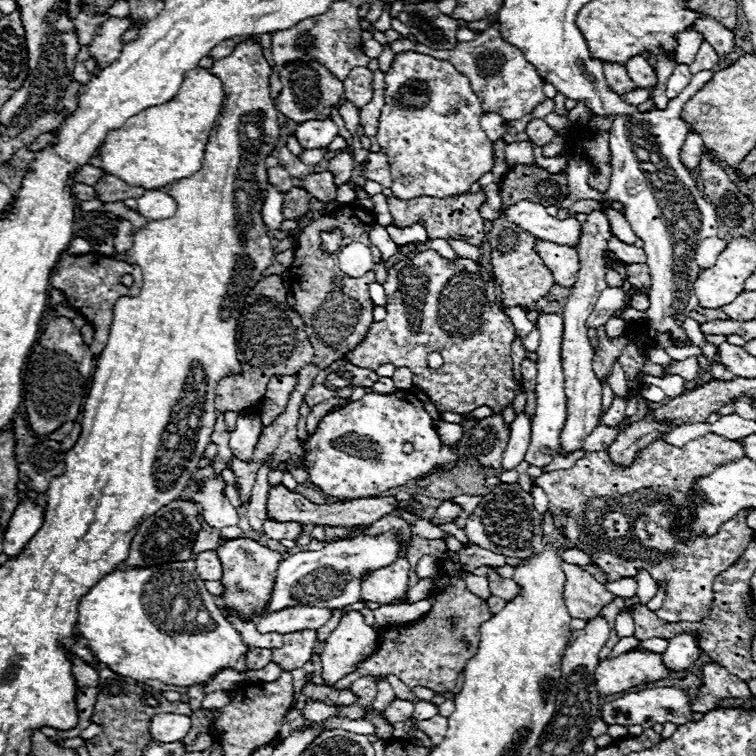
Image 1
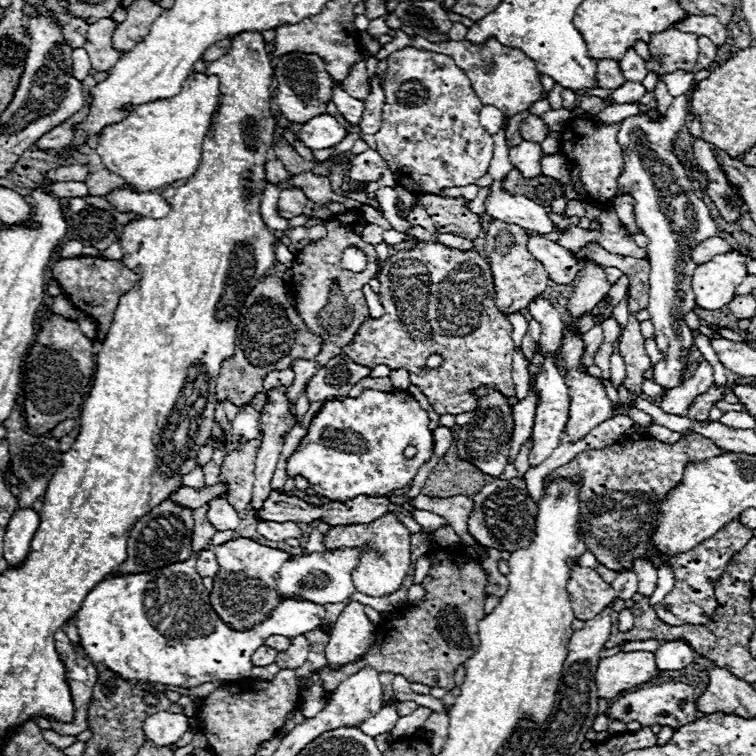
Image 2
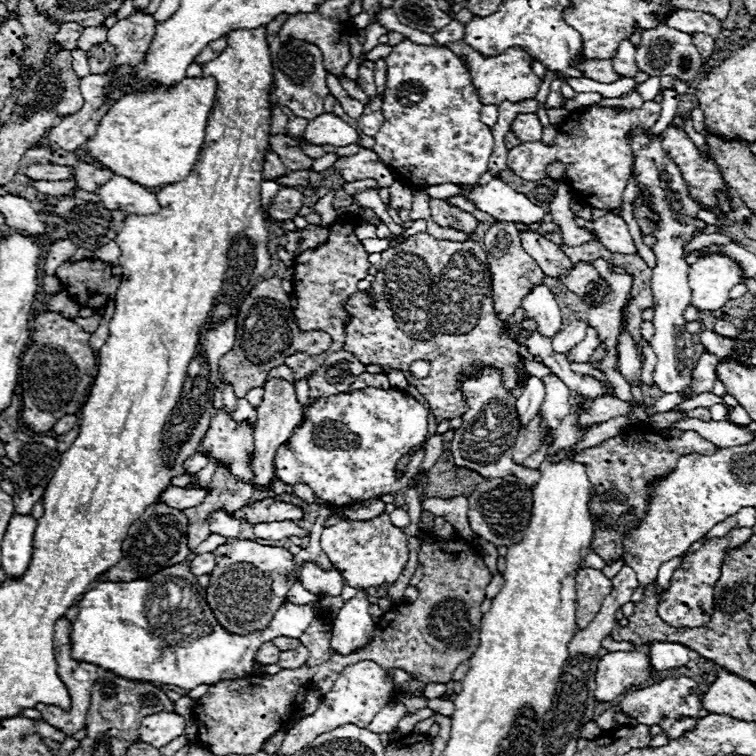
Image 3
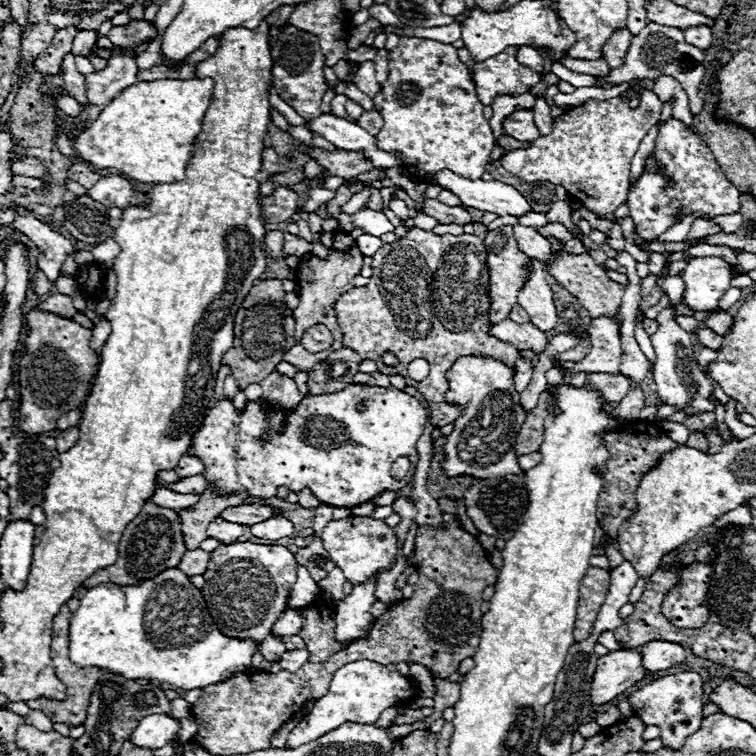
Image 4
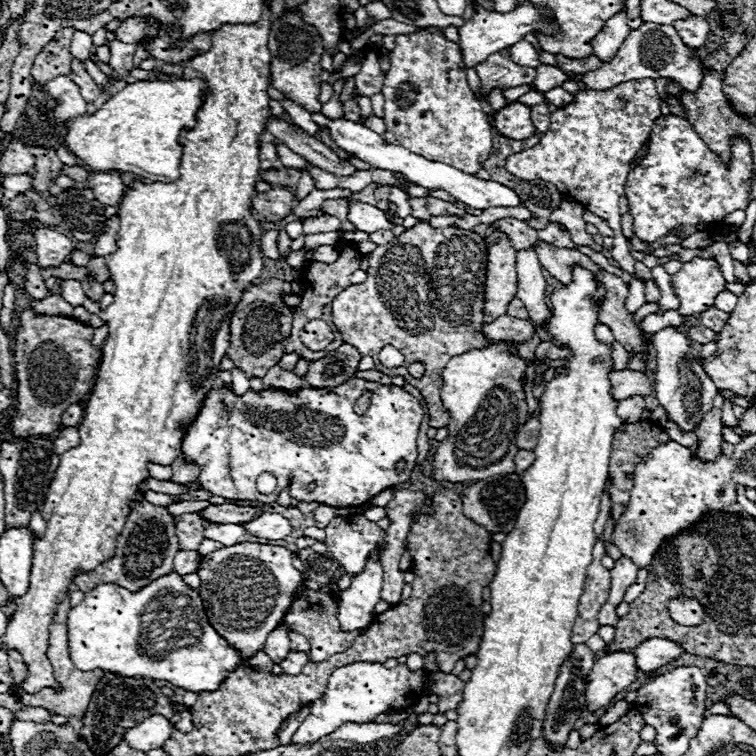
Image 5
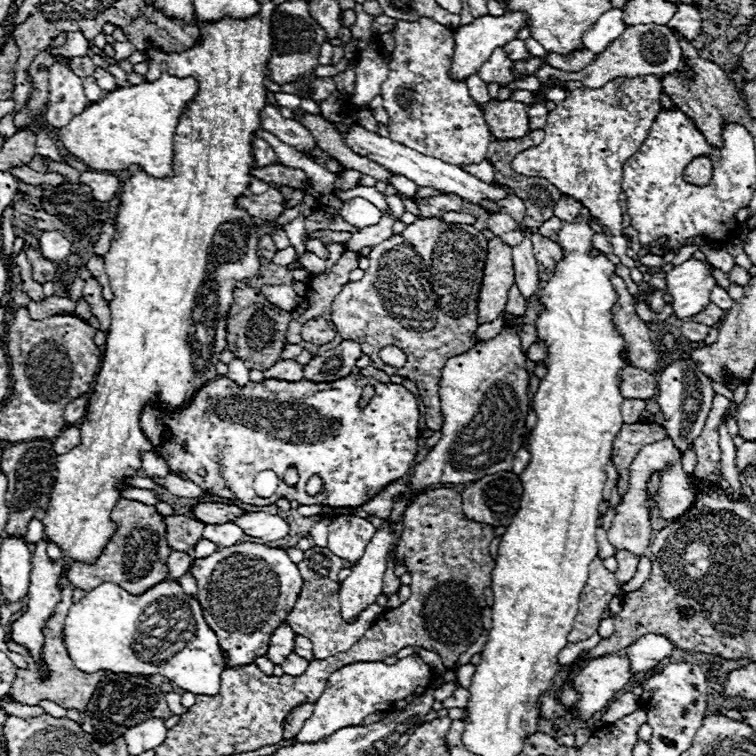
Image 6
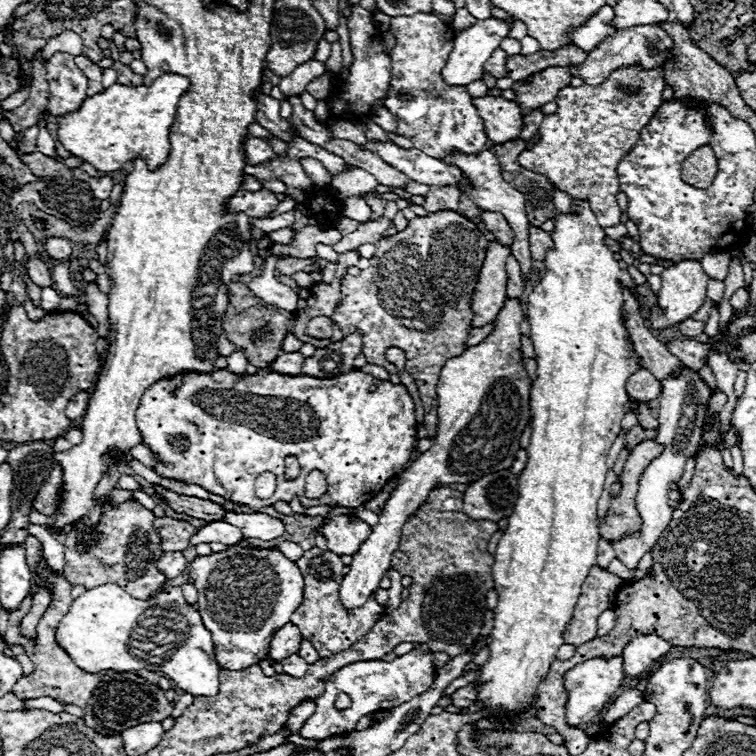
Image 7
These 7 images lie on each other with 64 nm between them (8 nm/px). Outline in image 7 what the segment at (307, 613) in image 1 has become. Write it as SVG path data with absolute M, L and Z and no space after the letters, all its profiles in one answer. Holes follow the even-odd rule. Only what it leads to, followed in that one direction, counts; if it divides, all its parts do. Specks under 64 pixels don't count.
M104 584L92 590L86 590L80 598L76 598L60 622L56 630L58 644L70 654L78 668L84 672L100 672L100 670L116 670L116 672L134 672L134 670L150 670L162 672L178 688L192 696L216 696L218 694L218 674L220 666L214 658L214 642L212 634L202 624L200 612L196 606L190 606L182 594L180 586L162 586L156 596L148 600L136 600L128 596L116 584Z

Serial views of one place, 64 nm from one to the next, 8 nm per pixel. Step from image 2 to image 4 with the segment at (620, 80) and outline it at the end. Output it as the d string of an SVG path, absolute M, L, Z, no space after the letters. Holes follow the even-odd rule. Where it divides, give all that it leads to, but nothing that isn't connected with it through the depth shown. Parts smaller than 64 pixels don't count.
M566 58L562 60L564 66L572 72L578 72L578 74L590 74L590 76L608 76L610 72L610 66L604 58L600 60L576 60L576 58Z

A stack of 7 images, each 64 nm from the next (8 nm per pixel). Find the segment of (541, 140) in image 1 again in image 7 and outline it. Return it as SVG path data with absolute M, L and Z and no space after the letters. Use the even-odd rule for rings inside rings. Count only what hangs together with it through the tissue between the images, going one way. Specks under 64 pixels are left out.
M496 96L472 98L472 102L480 110L480 116L484 120L484 130L492 144L508 142L520 136L524 128L524 116L516 102Z

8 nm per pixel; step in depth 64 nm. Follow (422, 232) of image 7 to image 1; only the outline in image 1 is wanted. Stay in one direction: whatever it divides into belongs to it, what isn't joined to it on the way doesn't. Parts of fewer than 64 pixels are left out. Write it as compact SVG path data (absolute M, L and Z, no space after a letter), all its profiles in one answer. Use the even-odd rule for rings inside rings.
M422 250L414 258L400 258L398 264L388 270L384 290L388 316L382 322L374 322L362 344L348 354L348 360L354 366L368 370L376 370L382 364L410 368L414 374L414 384L426 390L428 398L440 412L466 414L480 406L502 412L510 402L514 402L520 390L520 384L514 380L512 372L512 340L516 332L510 318L494 302L494 280L482 264L466 258L448 262L434 250ZM432 352L438 352L444 358L444 366L438 370L428 366L428 356Z

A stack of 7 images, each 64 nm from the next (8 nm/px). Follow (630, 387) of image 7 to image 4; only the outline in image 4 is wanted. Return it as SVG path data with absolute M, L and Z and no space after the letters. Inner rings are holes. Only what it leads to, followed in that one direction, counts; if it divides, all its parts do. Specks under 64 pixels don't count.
M574 372L574 374L566 374L564 376L566 384L572 386L584 386L584 388L592 388L598 390L600 396L606 402L620 402L628 388L630 388L630 380L622 374L612 376L612 374L586 374L586 372Z

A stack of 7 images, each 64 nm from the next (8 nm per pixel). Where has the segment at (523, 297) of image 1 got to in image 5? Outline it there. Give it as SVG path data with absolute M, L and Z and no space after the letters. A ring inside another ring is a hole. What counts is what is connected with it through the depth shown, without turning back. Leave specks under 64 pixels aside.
M494 230L486 238L486 250L488 250L488 272L484 290L486 296L484 322L492 322L504 316L508 304L514 300L518 290L518 272L516 272L516 250L504 232Z

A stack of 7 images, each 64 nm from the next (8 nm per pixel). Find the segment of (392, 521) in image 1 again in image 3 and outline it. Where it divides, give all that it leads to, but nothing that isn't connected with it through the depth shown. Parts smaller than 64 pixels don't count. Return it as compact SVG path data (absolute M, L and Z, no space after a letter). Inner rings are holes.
M388 514L366 522L340 520L338 524L322 530L322 550L342 570L348 586L356 590L370 590L378 586L390 588L406 568L408 536L404 534L404 528L390 522Z

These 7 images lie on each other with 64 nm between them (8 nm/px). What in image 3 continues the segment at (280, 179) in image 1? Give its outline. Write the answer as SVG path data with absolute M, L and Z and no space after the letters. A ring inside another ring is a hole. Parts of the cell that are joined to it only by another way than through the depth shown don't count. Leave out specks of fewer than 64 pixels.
M270 152L270 154L266 156L266 162L264 162L264 178L266 178L266 180L276 180L276 178L280 178L284 172L288 172L288 170L284 168L282 160L280 160L274 152Z

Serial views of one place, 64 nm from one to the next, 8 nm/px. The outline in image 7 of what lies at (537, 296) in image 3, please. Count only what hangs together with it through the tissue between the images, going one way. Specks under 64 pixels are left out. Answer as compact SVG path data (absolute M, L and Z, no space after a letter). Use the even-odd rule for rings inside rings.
M488 150L480 152L478 156L454 154L454 156L444 158L444 162L458 166L458 168L462 170L462 174L470 180L472 188L466 192L466 196L472 198L472 200L478 204L478 208L488 210L488 212L500 212L504 218L508 218L510 228L512 228L512 232L516 234L516 240L514 240L514 244L510 246L510 250L512 250L512 256L514 256L514 258L518 260L518 264L520 264L522 278L528 280L528 278L530 278L530 272L532 272L532 256L530 256L530 242L528 242L528 238L530 238L530 234L528 234L530 224L528 224L528 220L526 220L524 196L522 196L518 190L514 190L508 182L502 180L500 164L498 164L498 160L492 156L492 152L488 152Z

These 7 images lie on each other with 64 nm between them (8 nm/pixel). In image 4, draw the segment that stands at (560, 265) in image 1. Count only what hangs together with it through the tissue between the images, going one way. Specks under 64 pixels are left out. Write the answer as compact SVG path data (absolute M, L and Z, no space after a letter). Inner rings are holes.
M514 226L514 236L516 236L516 242L520 244L522 252L536 258L536 260L542 260L542 264L546 266L548 262L552 262L552 244L540 236L534 228L526 228L526 226Z

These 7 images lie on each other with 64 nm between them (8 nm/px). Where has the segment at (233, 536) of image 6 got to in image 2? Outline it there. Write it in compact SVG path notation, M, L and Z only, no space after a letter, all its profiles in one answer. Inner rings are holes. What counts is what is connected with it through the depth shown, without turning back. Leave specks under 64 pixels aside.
M212 498L208 502L208 516L206 516L206 520L216 530L234 530L240 524L238 512L224 498Z

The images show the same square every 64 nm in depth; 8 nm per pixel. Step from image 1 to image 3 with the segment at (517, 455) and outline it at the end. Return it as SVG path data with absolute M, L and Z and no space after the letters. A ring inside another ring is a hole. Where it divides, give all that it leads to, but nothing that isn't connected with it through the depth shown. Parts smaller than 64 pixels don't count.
M538 378L528 380L524 394L516 400L520 428L526 428L530 424L530 420L538 414L542 400L544 400L544 384L542 384L542 380L538 380Z

